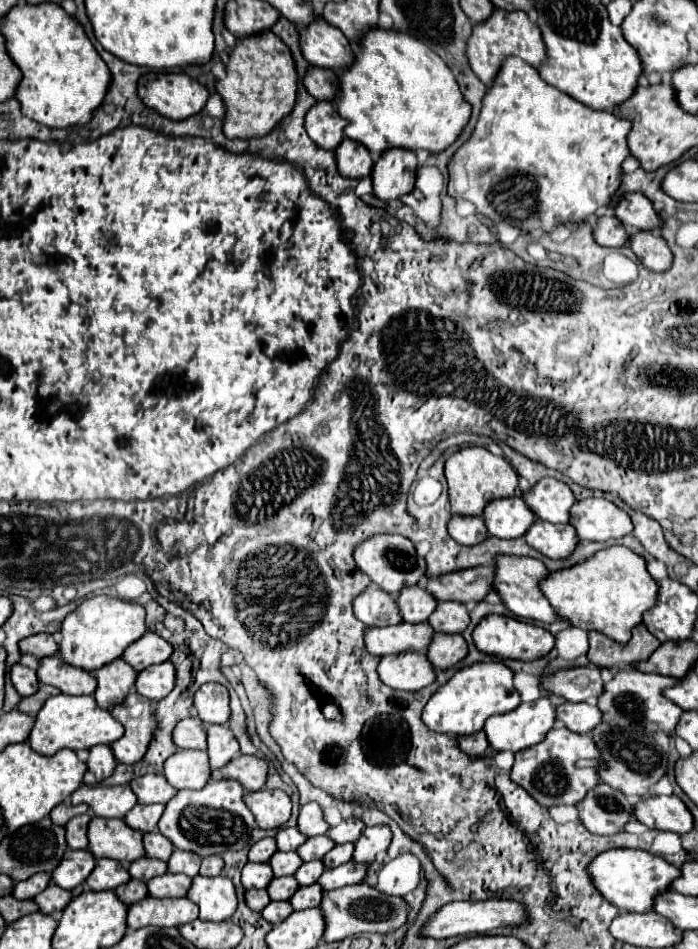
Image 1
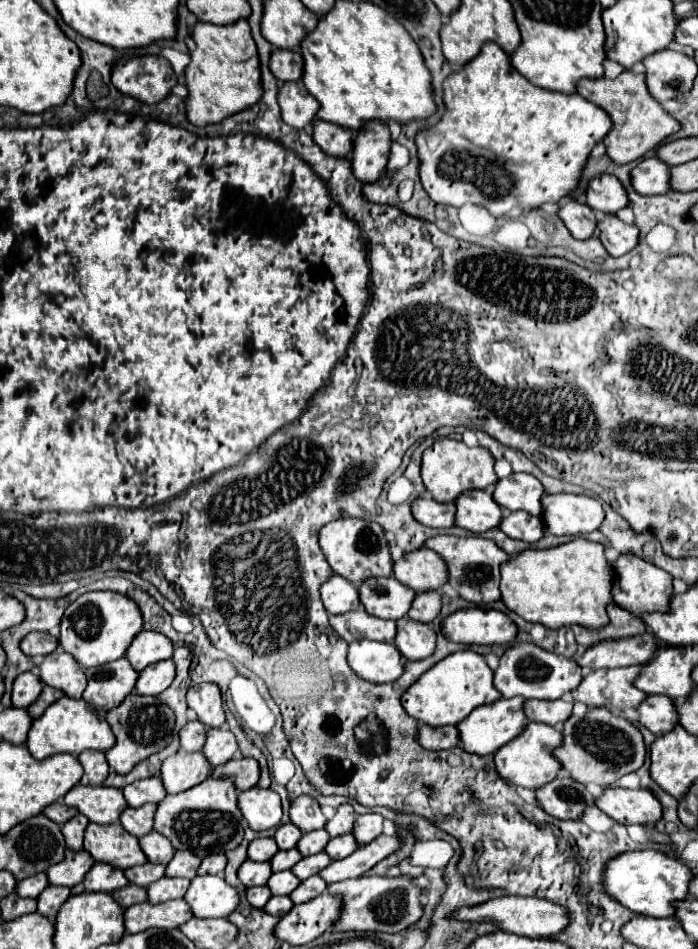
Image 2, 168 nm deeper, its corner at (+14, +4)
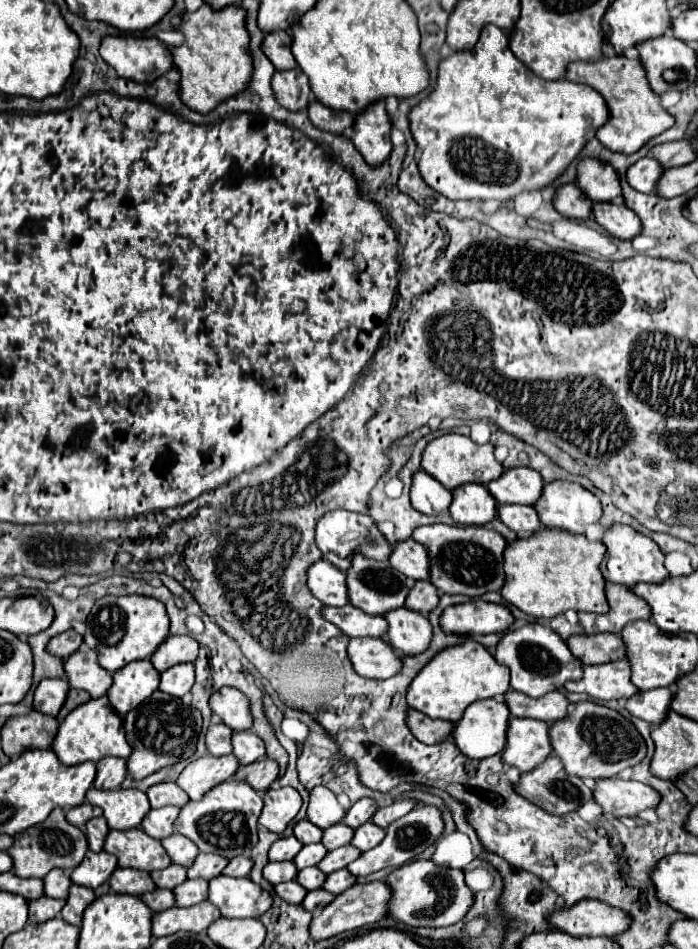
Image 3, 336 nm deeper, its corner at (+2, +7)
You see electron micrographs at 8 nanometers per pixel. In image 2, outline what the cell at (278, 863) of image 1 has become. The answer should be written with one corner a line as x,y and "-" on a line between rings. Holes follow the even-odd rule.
296,848
292,850
278,850
272,860
270,860
270,866
274,872
282,872
282,870
290,870
290,866
294,866
298,860
300,860
300,852

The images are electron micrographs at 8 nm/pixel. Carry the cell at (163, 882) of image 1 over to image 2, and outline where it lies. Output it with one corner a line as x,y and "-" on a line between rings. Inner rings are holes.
164,876
164,878
152,882
146,888
148,902
160,904
160,902
166,902
166,900
182,898
188,890
188,884
190,884
190,880
186,880
186,878
168,878
168,876

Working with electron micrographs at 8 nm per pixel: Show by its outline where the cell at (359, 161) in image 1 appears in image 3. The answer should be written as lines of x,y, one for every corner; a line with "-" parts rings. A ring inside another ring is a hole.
320,101
308,103
308,117
322,131
330,131
336,135
340,135
346,127
350,127
354,123
354,117
348,115
346,111
332,111
332,109
324,107

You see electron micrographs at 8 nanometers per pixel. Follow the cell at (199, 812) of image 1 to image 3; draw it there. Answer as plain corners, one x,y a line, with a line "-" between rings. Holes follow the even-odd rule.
224,781
210,789
200,801
190,801
176,819
178,833
192,839
202,853
216,853
232,859
246,855
258,843
258,817
264,807
262,795
258,795
244,781

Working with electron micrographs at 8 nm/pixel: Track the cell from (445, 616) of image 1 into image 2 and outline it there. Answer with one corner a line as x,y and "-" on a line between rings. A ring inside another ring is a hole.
422,592
416,594
408,616
416,622
430,624
440,614
440,608
442,608
442,598
438,592

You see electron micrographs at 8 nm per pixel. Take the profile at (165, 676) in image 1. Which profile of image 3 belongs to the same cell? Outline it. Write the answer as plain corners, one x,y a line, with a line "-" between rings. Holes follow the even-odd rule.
184,663
184,665
170,667
168,671
162,673
160,691
172,697
184,697
192,689
192,683
194,683
194,665

